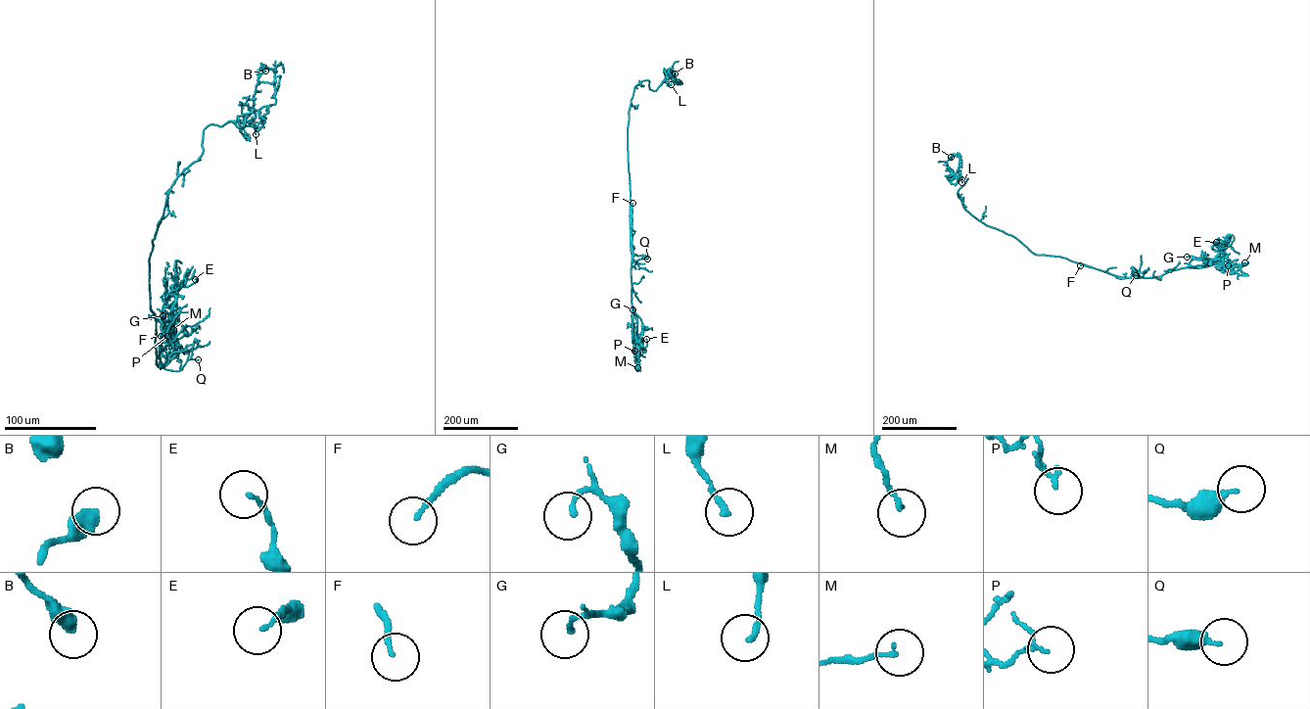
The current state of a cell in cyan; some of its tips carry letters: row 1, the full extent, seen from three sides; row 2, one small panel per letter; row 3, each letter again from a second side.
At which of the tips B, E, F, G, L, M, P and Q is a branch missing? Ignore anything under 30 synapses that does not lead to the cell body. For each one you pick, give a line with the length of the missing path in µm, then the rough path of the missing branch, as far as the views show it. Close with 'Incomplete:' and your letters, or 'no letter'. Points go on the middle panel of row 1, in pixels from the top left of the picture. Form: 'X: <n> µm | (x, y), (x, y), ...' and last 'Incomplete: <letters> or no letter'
F: 300 µm | (632, 203), (639, 215), (634, 224), (641, 254), (650, 263), (659, 260), (648, 262)
Incomplete: F

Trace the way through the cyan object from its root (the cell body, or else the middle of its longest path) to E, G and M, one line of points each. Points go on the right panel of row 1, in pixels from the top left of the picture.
E: (1058, 257), (1117, 276), (1153, 277), (1182, 267), (1215, 263), (1226, 245), (1216, 242)
G: (1058, 257), (1128, 277), (1157, 277), (1182, 267), (1208, 266), (1217, 261), (1187, 257)
M: (1058, 257), (1128, 277), (1208, 266), (1221, 252), (1232, 265), (1244, 262)

